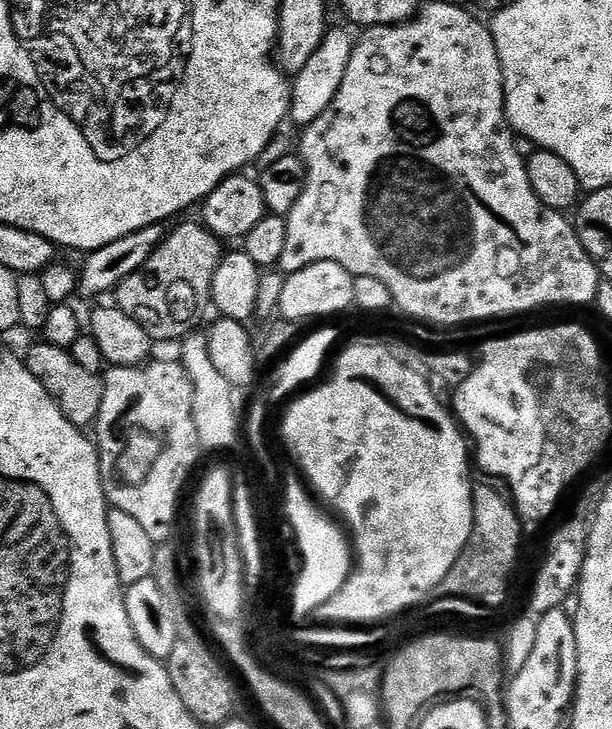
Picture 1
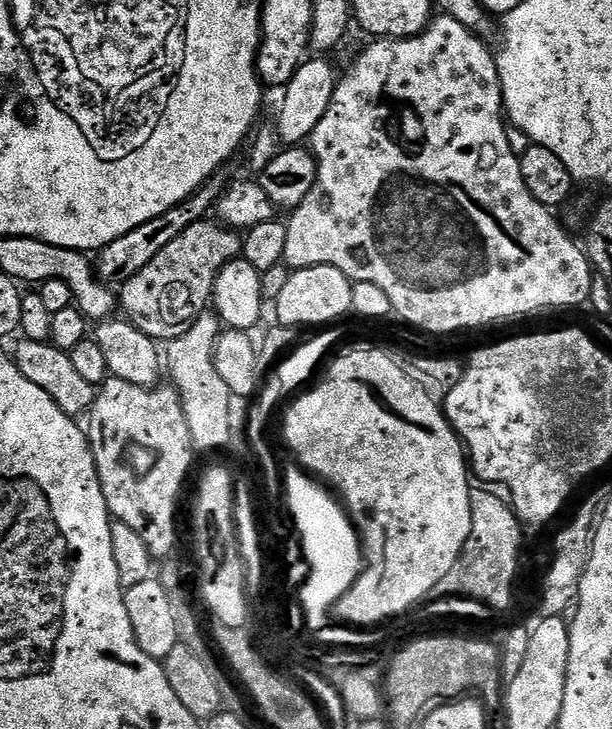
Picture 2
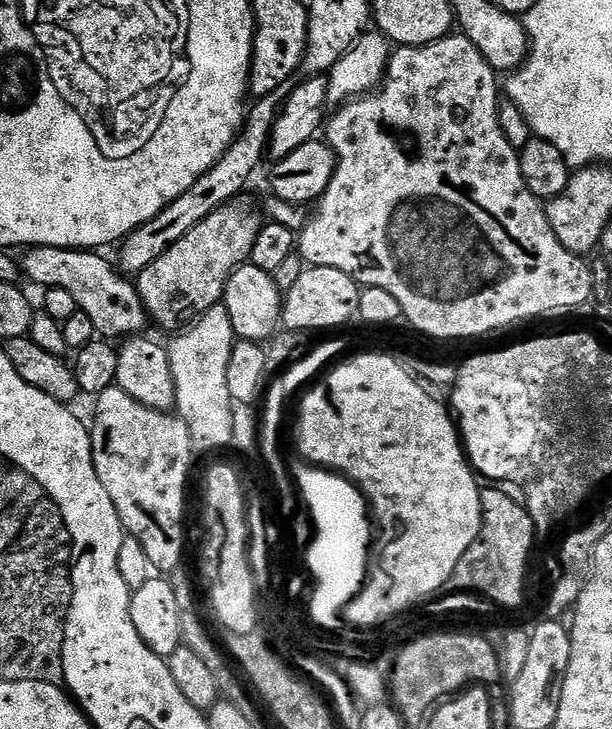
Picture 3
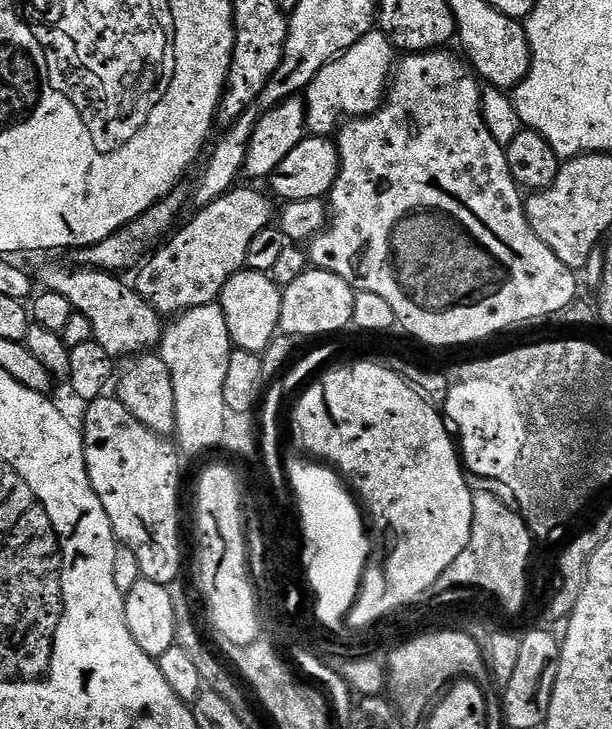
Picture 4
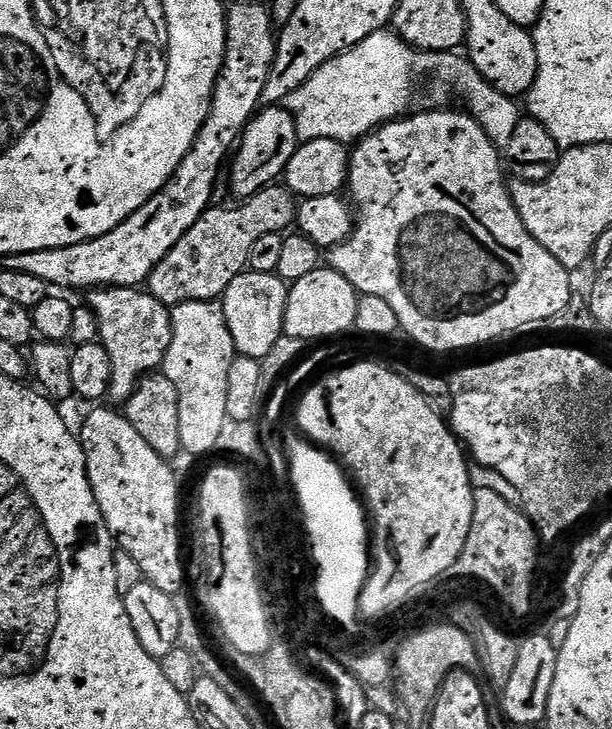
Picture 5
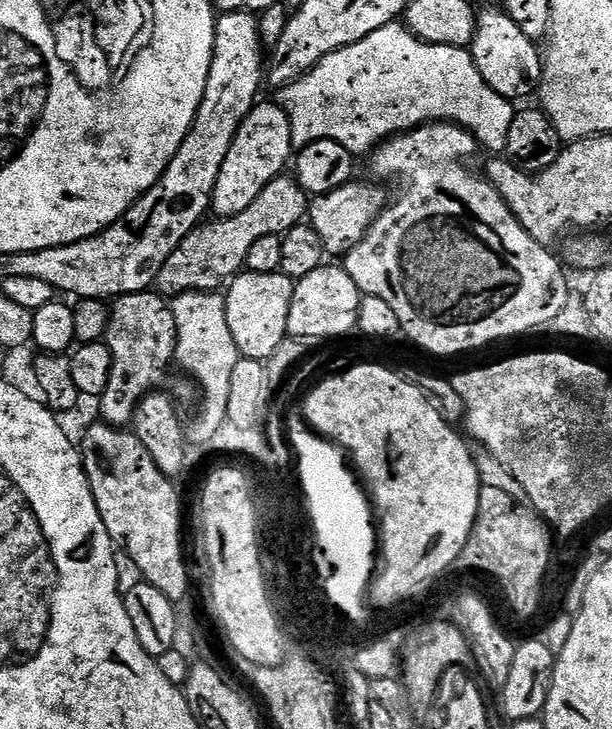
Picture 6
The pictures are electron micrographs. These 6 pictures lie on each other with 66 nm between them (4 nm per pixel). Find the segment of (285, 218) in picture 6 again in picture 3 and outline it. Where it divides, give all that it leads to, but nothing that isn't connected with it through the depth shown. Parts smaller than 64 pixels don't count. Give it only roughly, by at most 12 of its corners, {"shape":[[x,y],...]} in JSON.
{"shape":[[226,204],[135,277],[155,323],[223,301],[261,213]]}

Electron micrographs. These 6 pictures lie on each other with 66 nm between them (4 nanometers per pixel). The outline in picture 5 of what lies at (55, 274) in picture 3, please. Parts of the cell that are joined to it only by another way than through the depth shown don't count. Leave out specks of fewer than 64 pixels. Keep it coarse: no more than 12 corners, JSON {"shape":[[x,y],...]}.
{"shape":[[135,288],[87,293],[113,377],[159,369],[169,305]]}

